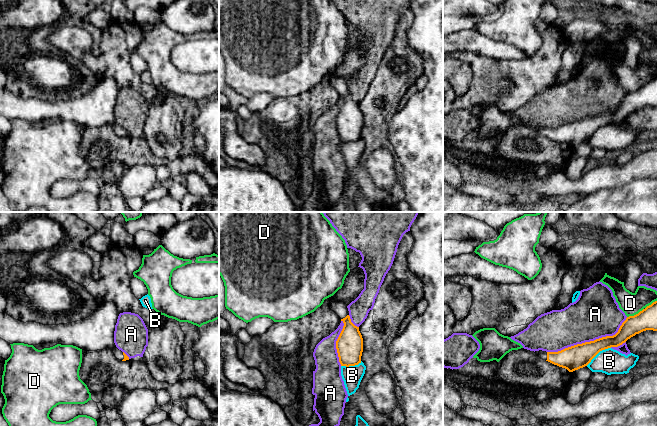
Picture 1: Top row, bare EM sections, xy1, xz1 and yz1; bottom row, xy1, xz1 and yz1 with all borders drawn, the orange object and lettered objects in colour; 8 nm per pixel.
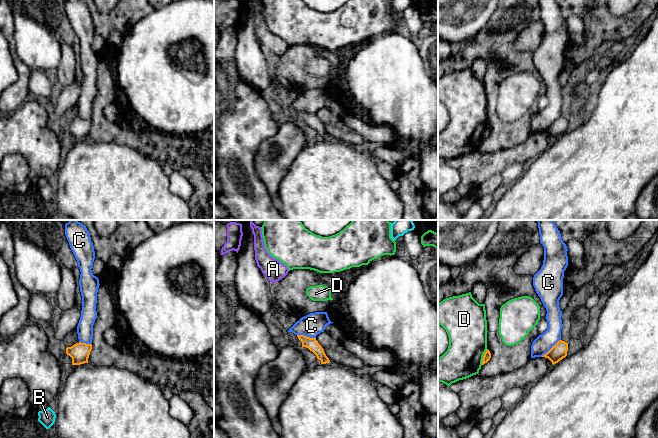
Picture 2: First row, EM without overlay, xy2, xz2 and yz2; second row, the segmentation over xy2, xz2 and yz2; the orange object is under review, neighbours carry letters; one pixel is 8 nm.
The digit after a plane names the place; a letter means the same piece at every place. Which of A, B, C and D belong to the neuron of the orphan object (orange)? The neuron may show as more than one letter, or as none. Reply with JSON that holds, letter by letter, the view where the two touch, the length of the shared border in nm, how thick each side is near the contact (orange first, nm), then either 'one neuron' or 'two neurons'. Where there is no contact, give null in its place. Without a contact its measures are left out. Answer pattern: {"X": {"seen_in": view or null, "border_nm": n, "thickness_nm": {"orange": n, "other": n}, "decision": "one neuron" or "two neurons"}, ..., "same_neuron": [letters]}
{"A": {"seen_in": "yz1", "border_nm": 700, "thickness_nm": {"orange": 190, "other": 380}, "decision": "two neurons"}, "B": {"seen_in": "yz1", "border_nm": 240, "thickness_nm": {"orange": 190, "other": 200}, "decision": "two neurons"}, "C": {"seen_in": "yz2", "border_nm": 220, "thickness_nm": {"orange": 130, "other": 150}, "decision": "two neurons"}, "D": {"seen_in": "yz1", "border_nm": 150, "thickness_nm": {"orange": 160, "other": 180}, "decision": "two neurons"}, "same_neuron": []}

